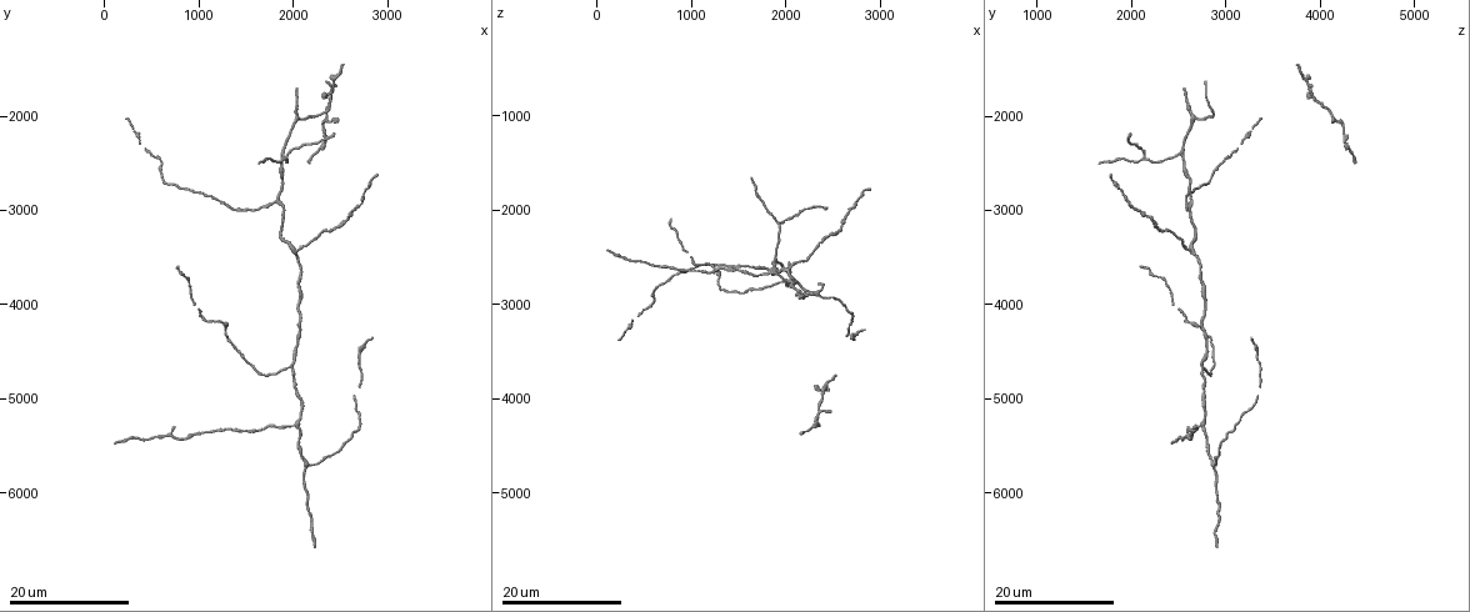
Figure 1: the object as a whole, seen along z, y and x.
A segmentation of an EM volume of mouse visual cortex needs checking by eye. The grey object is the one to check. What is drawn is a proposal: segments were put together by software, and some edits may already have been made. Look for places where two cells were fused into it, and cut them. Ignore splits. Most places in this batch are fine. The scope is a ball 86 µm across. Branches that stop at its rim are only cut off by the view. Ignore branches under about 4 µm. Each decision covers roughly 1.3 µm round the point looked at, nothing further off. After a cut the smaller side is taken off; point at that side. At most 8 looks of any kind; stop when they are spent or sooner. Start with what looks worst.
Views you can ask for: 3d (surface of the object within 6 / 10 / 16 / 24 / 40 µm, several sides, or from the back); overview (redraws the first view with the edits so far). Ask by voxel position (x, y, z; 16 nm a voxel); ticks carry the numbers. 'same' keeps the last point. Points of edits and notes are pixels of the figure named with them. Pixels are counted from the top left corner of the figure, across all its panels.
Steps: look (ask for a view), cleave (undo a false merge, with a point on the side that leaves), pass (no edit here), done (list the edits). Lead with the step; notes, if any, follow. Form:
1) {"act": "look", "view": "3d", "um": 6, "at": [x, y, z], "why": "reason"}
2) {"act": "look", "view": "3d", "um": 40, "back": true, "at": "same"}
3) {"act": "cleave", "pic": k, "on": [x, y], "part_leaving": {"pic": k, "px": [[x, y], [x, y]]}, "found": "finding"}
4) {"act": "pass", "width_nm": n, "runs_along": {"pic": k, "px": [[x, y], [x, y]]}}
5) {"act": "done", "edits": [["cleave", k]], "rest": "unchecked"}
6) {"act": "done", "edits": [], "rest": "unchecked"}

{"act": "look", "view": "3d", "um": 24, "at": [1920, 2400, 2500]}

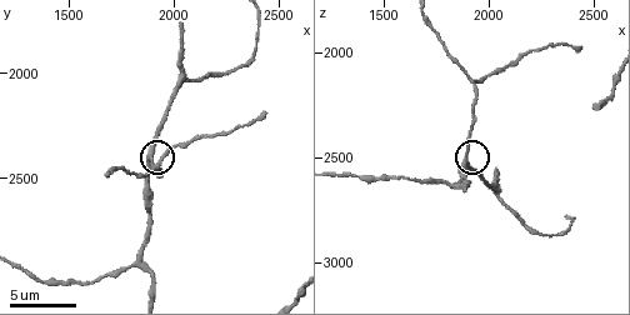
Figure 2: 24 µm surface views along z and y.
{"act": "look", "view": "3d", "um": 10, "at": [1880, 2400, 2520]}

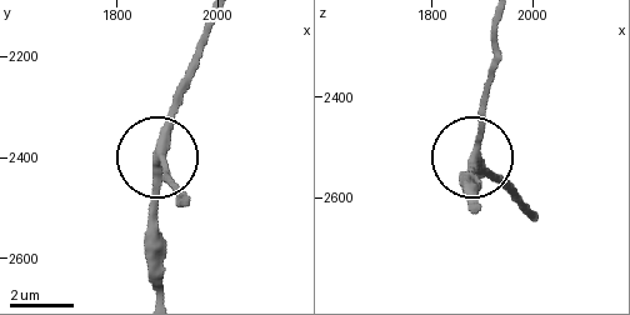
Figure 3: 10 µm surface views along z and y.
{"act": "pass", "side_arm_um": 18, "runs_along": {"pic": 3, "px": [[474, 203], [483, 84]]}, "found": "one cell here"}

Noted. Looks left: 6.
{"act": "look", "view": "3d", "um": 24, "at": [1980, 4640, 2780], "why": "small branch off a trunk"}

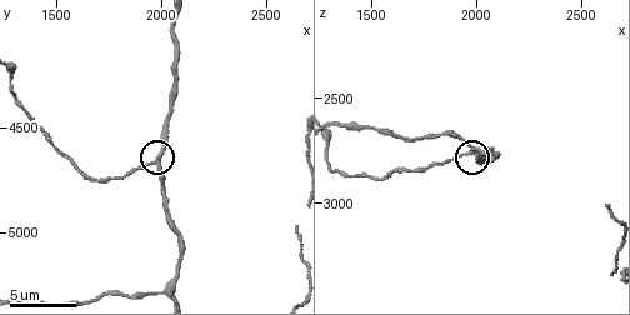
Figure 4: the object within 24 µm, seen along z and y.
{"act": "look", "view": "3d", "um": 10, "at": [1970, 4660, 2750]}

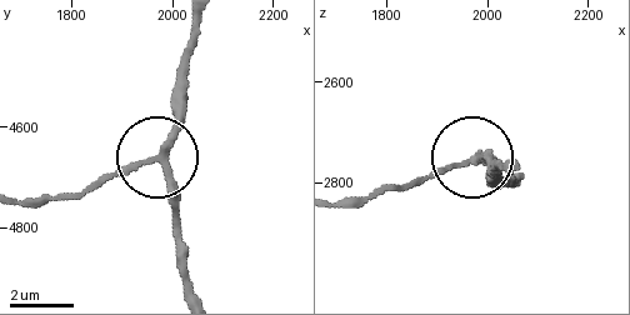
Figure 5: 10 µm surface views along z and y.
{"act": "pass", "side_arm_um": 38, "runs_along": {"pic": 5, "px": [[194, 26], [184, 115], [163, 148], [93, 180]]}, "found": "all the same cell"}

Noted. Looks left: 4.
{"act": "look", "view": "3d", "um": 10, "at": [1820, 2910, 2640], "why": "a fork"}

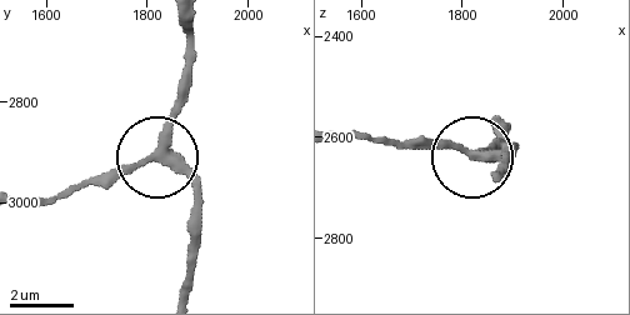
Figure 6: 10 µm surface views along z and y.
{"act": "look", "view": "3d", "um": 10, "back": true, "at": [1820, 2905, 2630]}

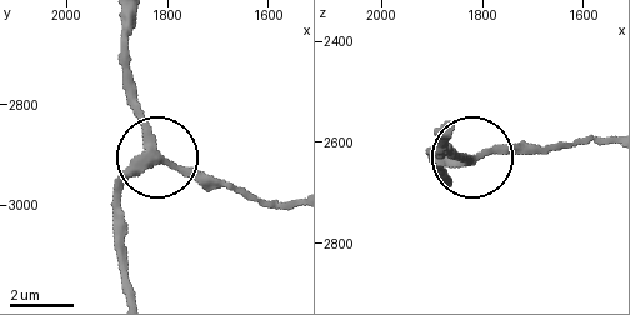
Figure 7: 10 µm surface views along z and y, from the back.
{"act": "pass", "side_arm_um": 40, "runs_along": {"pic": 7, "px": [[133, 290], [116, 226], [125, 185], [158, 156], [226, 183]]}, "found": "continuous, no second cell"}

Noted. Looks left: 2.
{"act": "look", "view": "3d", "um": 16, "at": [2020, 3480, 2640], "why": "three arms meet"}

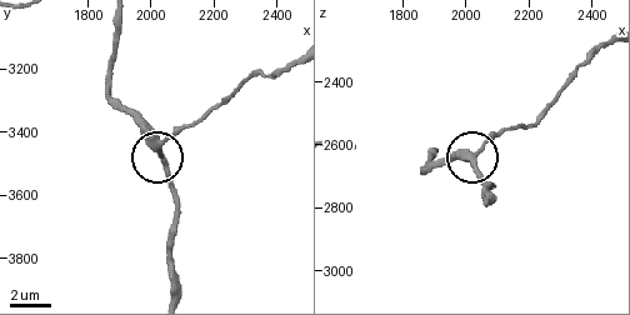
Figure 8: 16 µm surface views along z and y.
{"act": "look", "view": "3d", "um": 6, "at": [2030, 3450, 2650]}

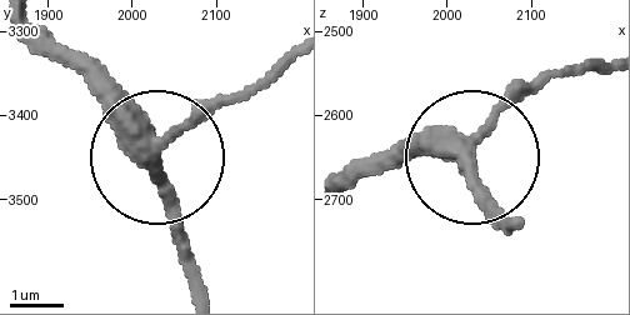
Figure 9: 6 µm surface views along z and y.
{"act": "pass", "runs_along": {"pic": 9, "px": [[368, 164], [475, 150], [546, 74]]}, "found": "continuous, no second cell"}

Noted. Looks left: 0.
{"act": "done", "edits": [], "rest": "unchecked"}

